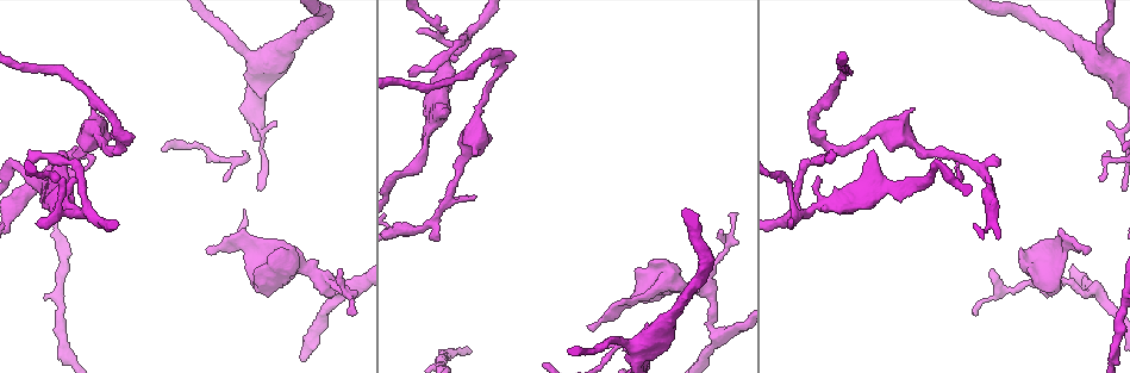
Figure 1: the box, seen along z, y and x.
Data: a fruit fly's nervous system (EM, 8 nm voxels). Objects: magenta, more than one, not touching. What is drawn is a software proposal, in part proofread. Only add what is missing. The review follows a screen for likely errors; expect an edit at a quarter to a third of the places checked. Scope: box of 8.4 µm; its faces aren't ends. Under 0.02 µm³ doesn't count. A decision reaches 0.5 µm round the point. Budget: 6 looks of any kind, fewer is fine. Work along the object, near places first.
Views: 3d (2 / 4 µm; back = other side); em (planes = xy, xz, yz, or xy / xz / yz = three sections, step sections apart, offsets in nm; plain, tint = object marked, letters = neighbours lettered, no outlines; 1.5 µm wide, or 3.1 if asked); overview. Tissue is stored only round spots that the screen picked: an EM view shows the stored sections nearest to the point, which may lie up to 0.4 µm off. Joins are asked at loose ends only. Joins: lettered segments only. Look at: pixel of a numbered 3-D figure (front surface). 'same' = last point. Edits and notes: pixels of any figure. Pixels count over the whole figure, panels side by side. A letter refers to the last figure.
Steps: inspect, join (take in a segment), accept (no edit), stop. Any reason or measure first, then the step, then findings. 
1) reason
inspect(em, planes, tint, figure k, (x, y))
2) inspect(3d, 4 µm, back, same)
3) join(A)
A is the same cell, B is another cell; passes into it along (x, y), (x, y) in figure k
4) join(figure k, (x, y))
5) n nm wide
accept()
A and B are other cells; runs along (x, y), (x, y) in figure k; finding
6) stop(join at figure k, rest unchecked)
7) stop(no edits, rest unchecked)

an open end
inspect(em, yz, step 8, letters, figure 1, (915, 108))

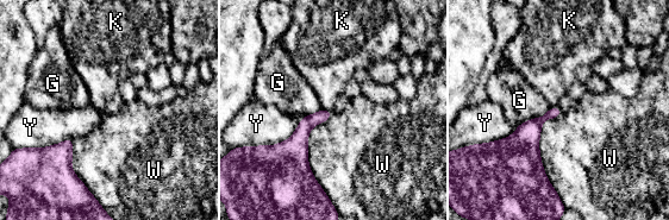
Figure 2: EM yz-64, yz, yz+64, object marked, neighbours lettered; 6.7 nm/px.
another direction
inspect(em, planes, letters, same)

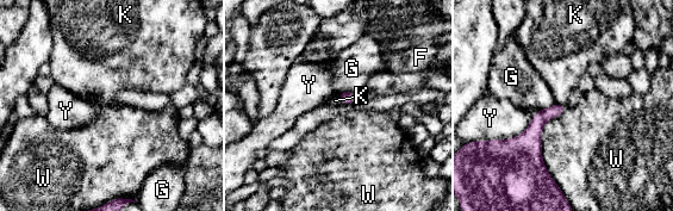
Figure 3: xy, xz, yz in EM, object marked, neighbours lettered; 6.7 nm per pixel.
accept()
F, G, K, W and Y are other cells; border along (555, 101), (566, 106) in figure 3; no lettered segment goes on from it

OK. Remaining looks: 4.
free end
inspect(em, xz, step 8, letters, figure 1, (999, 158))

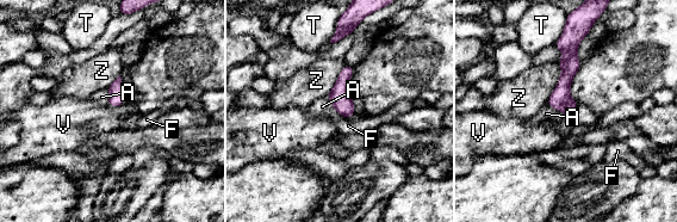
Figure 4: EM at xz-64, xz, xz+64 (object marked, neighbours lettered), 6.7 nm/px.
another direction
inspect(em, planes, letters, same)

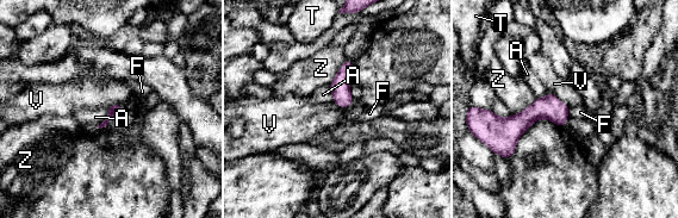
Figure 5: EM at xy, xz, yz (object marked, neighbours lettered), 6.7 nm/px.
accept()
A, F, T, V and Z are other cells; border along (333, 100), (347, 107), (353, 100) in figure 5; none of them fits

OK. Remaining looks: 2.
stop(no edits, rest unchecked)

